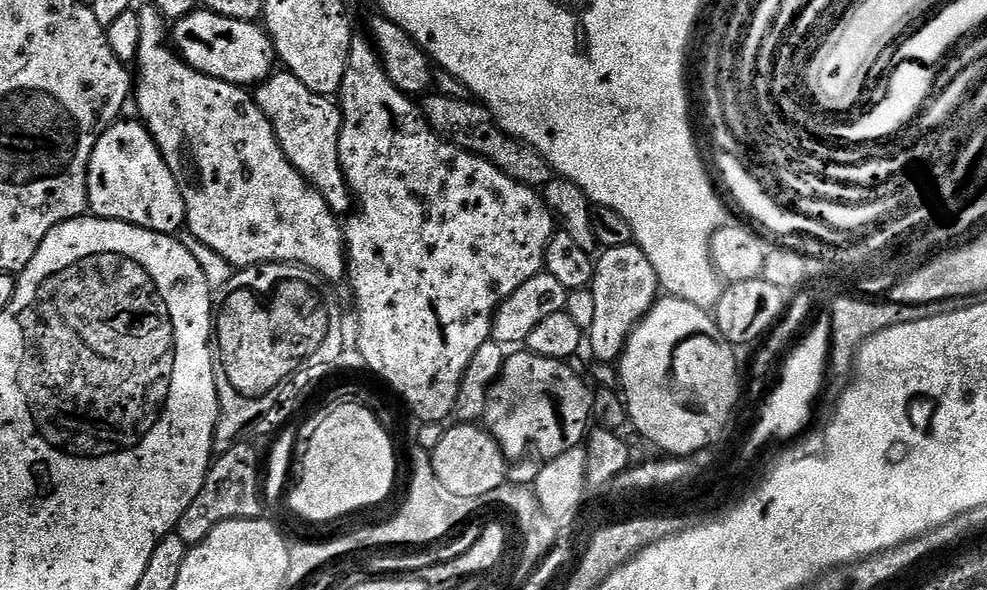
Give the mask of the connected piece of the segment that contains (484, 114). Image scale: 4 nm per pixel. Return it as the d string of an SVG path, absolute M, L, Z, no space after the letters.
M428 94L423 97L422 107L428 124L444 139L451 140L459 148L465 148L467 152L473 152L475 156L486 158L491 164L498 166L502 174L514 178L514 182L522 182L527 188L543 190L554 178L552 167L546 158L523 140L516 140L510 134L503 132L496 124L492 113L483 104L458 101L457 98L439 94Z

